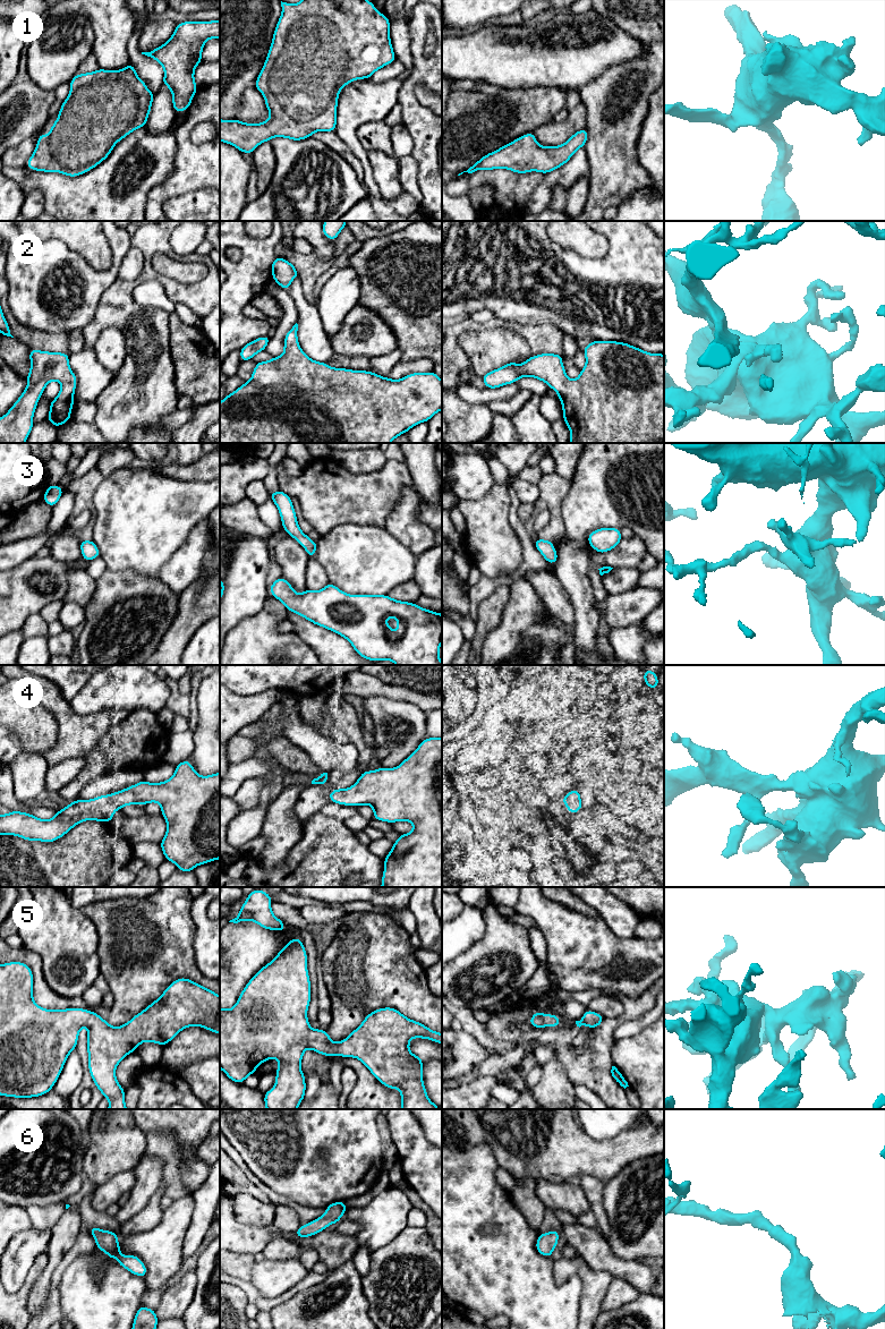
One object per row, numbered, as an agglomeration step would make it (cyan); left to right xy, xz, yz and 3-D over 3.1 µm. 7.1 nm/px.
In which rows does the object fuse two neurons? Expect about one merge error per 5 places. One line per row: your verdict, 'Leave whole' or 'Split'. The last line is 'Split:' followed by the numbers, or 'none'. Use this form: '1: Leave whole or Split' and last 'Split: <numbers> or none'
1: Leave whole
2: Leave whole
3: Leave whole
4: Leave whole
5: Leave whole
6: Leave whole
Split: none

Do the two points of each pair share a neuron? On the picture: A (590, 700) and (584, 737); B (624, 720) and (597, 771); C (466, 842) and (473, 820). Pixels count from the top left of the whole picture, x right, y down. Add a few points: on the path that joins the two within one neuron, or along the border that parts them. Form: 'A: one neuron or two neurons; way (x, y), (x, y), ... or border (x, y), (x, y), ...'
A: two neurons; border (598, 698), (592, 707), (585, 709), (576, 717)
B: one neuron; way (647, 746), (643, 778), (632, 789), (623, 789)
C: two neurons; border (460, 816), (470, 826), (477, 840)

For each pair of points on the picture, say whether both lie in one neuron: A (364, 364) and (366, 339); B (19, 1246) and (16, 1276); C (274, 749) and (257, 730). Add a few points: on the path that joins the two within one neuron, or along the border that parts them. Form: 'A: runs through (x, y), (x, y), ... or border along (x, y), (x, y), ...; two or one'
A: border along (339, 354), (369, 358); two
B: runs through (19, 1253), (16, 1269); one
C: border along (265, 737), (258, 740); two

